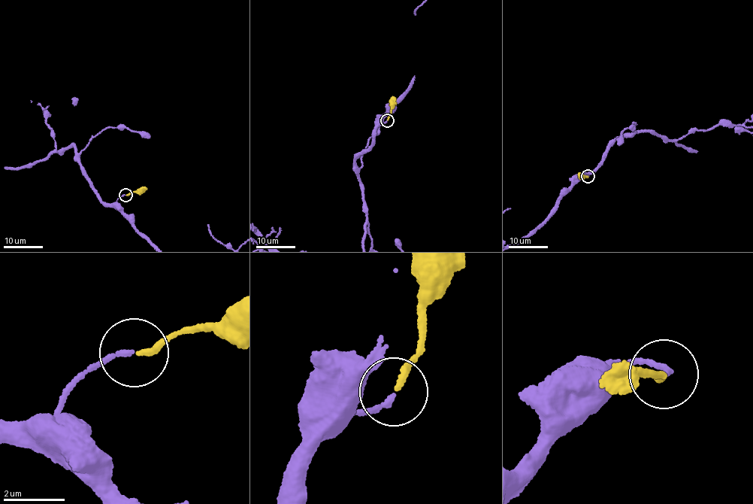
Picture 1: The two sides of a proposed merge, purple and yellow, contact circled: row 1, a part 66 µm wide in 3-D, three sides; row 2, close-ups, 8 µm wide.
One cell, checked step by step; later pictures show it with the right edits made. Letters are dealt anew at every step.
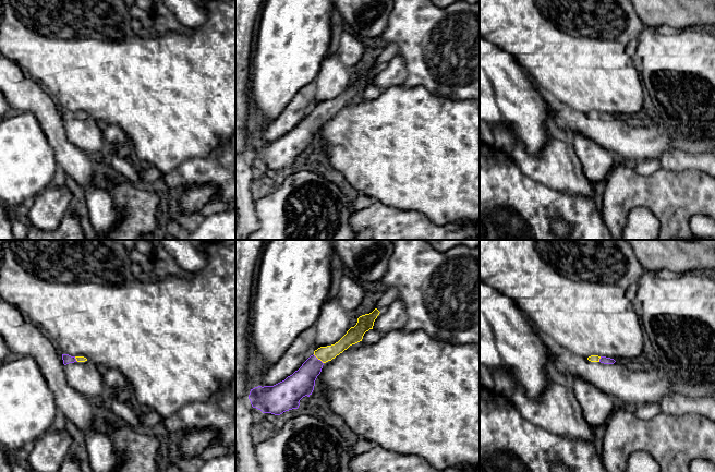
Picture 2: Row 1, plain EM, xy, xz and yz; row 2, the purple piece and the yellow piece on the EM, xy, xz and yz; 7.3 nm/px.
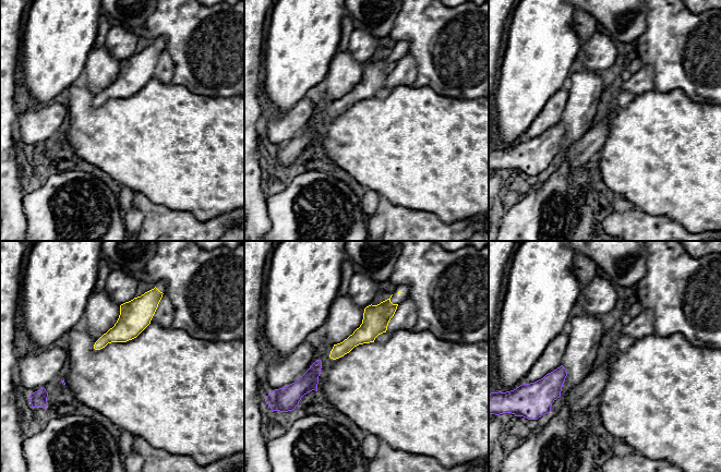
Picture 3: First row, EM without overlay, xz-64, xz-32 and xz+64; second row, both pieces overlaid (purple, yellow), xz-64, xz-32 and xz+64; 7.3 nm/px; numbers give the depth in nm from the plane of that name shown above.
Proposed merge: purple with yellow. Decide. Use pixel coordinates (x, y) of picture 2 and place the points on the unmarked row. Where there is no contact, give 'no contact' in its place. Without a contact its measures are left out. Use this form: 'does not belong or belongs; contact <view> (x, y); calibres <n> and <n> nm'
belongs; contact xz (317, 115); calibres 190 and 110 nm

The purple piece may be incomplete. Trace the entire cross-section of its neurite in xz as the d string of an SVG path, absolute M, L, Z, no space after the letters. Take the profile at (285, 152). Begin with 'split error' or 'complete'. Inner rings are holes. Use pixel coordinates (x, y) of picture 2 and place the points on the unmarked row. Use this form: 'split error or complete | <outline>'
split error | M375 64L372 69L360 72L356 81L351 83L338 98L315 106L314 110L284 136L274 142L258 142L251 145L249 155L252 162L263 169L275 171L298 165L300 156L312 150L315 136L320 130L323 121L342 109L350 101L362 97L364 89L373 85L374 77L379 69Z

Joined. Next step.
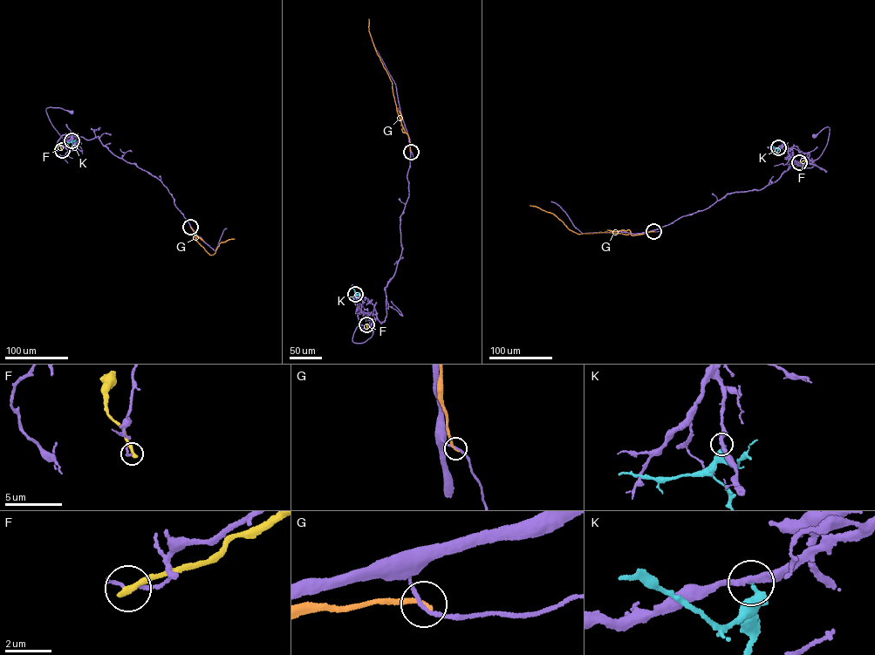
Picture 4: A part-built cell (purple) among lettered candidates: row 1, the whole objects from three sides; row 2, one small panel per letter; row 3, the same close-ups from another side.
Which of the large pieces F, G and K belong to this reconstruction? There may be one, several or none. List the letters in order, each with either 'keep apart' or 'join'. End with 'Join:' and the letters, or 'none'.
F: keep apart
G: keep apart
K: keep apart
Join: none

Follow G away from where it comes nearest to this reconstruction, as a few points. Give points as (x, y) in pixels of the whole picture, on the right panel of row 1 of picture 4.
G: (653, 231), (632, 235), (606, 232), (578, 234), (569, 228), (552, 213), (529, 205)

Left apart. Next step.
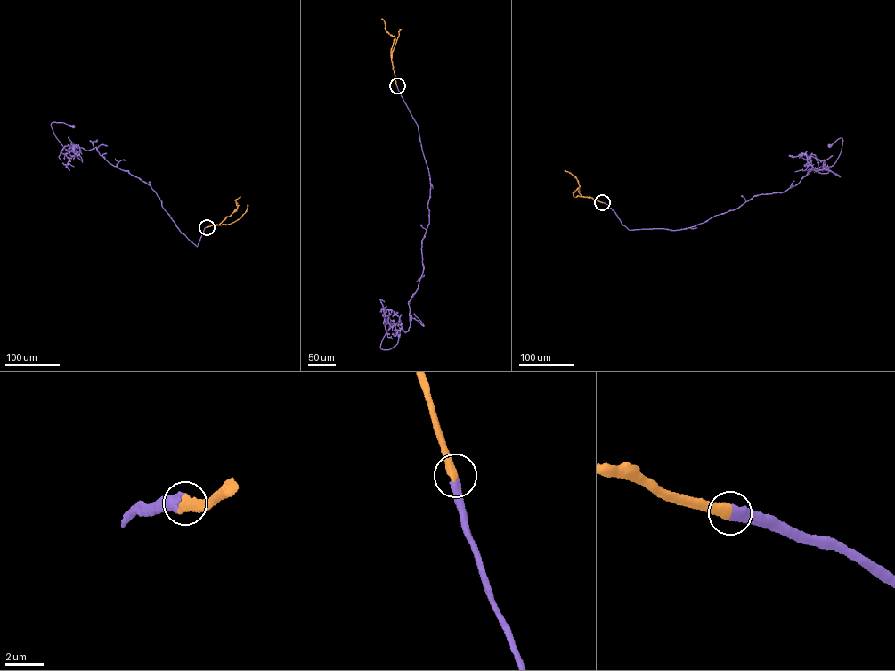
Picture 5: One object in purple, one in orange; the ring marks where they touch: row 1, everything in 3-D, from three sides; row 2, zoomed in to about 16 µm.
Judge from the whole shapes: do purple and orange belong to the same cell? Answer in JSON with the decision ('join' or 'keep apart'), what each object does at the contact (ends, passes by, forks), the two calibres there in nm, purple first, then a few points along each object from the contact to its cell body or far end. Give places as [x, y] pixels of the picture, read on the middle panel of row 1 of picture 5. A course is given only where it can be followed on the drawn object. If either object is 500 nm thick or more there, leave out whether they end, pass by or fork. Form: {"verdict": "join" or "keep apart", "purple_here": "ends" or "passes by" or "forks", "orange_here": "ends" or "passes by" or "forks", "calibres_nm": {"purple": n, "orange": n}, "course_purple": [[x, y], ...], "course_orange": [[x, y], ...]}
{"verdict": "join", "calibres_nm": {"purple": 480, "orange": 550}, "course_purple": [[397, 85], [418, 126], [430, 186], [410, 327], [381, 349], [390, 323]], "course_orange": [[397, 85], [390, 55], [394, 38], [386, 31], [381, 19]]}

